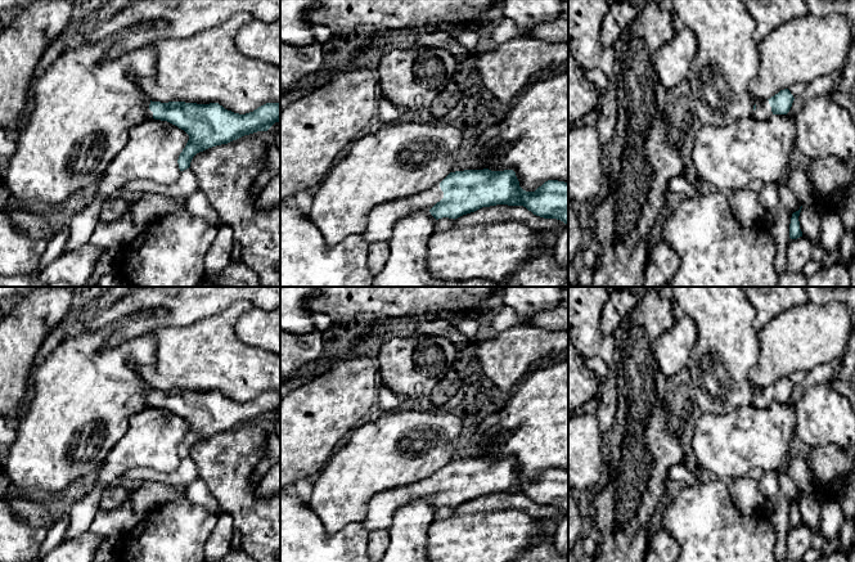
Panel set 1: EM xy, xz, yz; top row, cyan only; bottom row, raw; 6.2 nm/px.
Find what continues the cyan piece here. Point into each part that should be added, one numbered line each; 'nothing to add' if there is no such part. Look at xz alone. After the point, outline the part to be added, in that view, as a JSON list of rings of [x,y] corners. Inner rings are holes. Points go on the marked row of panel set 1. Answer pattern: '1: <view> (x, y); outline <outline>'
1: xz (382, 219); outline [[[436,184],[415,197],[381,203],[370,211],[366,228],[361,235],[369,244],[388,242],[400,219],[420,210],[431,210],[442,198],[444,192],[440,184]]]

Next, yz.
1: yz (763, 111); outline [[[755,100],[756,109],[752,113],[752,117],[760,121],[765,121],[770,118],[773,114],[771,107],[769,104],[769,100]]]

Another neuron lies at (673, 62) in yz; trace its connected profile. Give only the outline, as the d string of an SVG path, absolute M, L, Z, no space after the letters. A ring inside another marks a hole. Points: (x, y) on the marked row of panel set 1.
M678 18L674 19L674 24L671 40L661 46L653 60L658 78L666 90L675 89L688 80L698 49L694 33Z

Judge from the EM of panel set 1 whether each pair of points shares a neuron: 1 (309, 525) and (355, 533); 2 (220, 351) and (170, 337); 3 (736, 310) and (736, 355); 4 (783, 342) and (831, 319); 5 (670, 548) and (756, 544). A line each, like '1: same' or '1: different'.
1: same
2: same
3: same
4: same
5: different

